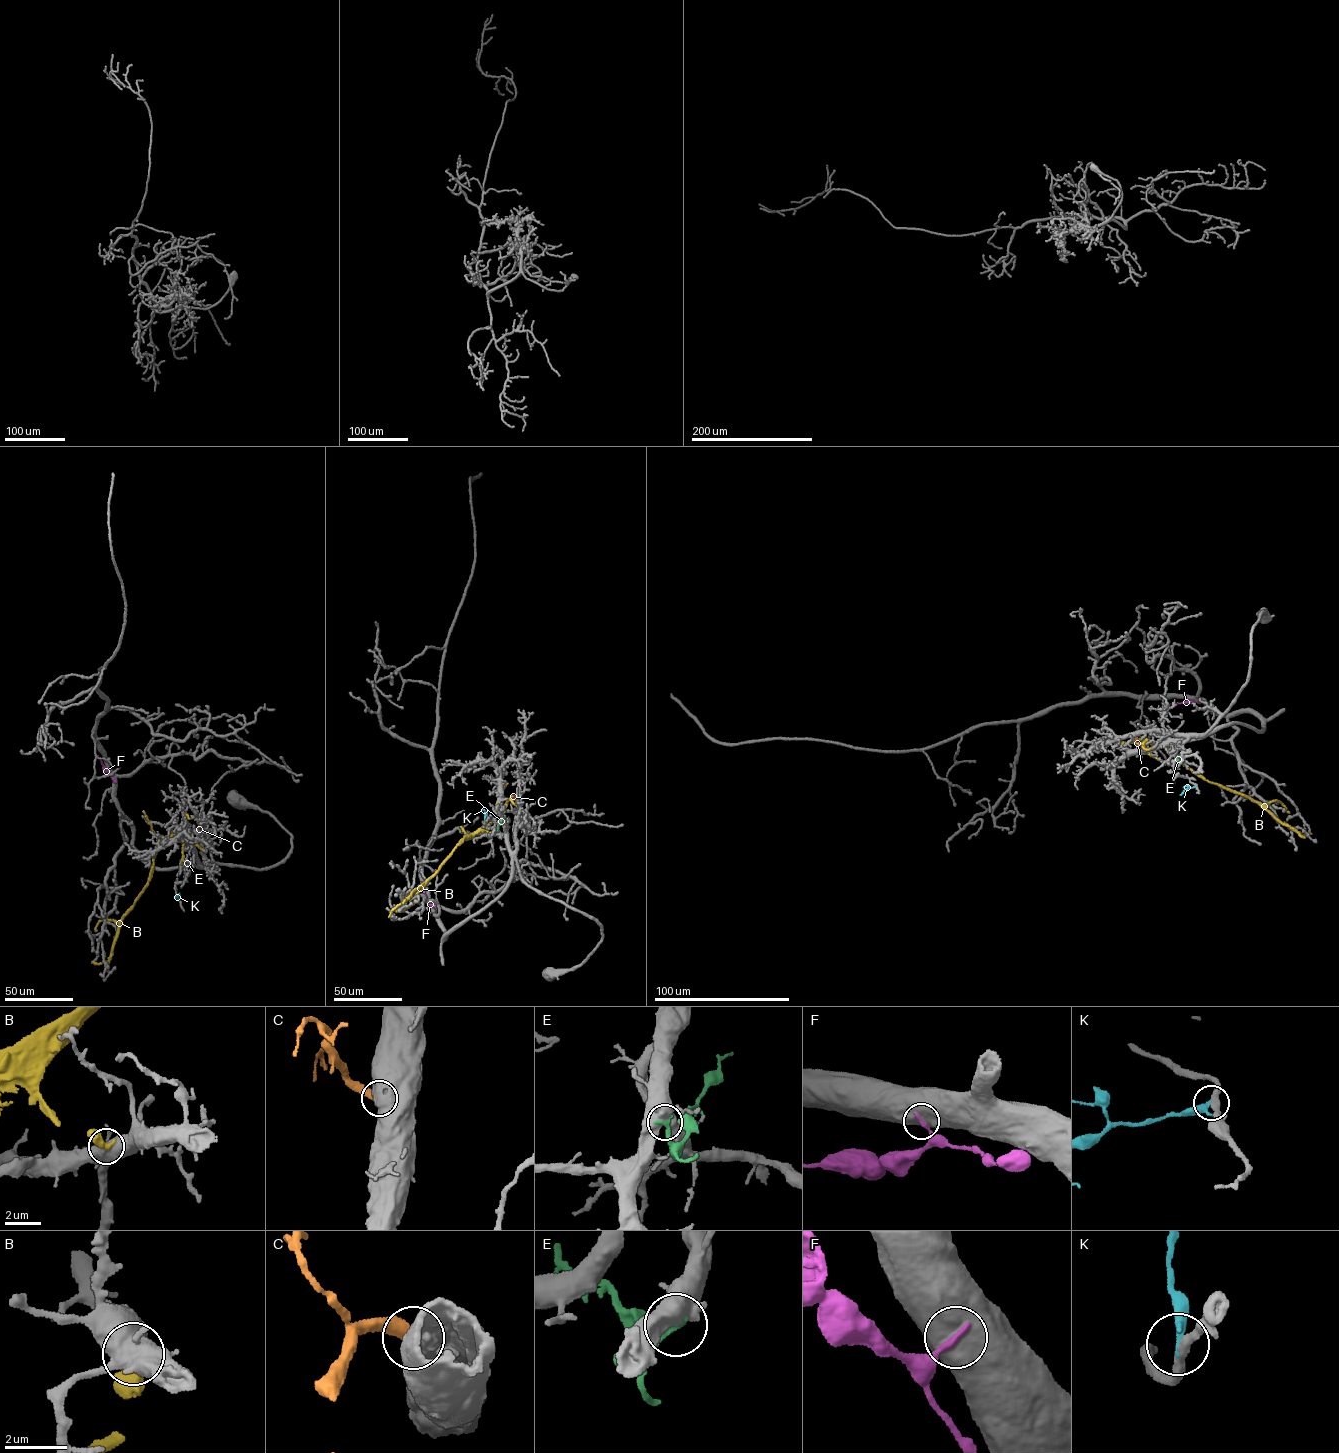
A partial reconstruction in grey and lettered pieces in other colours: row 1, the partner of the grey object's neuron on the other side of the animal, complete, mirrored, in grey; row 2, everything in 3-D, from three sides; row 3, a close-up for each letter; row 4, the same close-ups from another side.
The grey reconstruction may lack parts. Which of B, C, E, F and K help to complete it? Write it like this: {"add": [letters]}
{"add": ["C"]}

